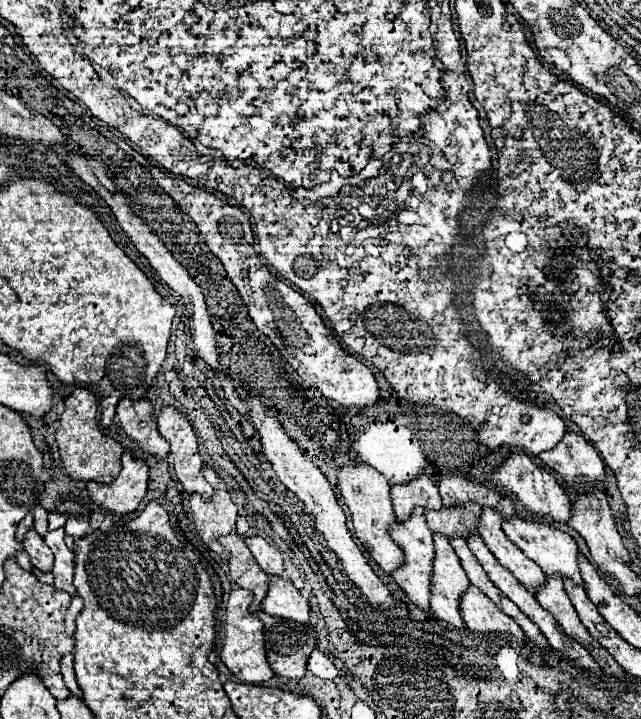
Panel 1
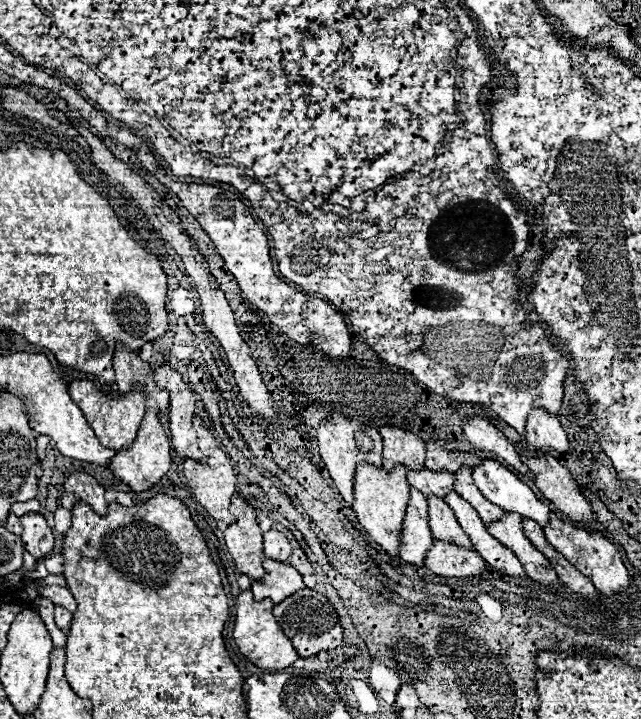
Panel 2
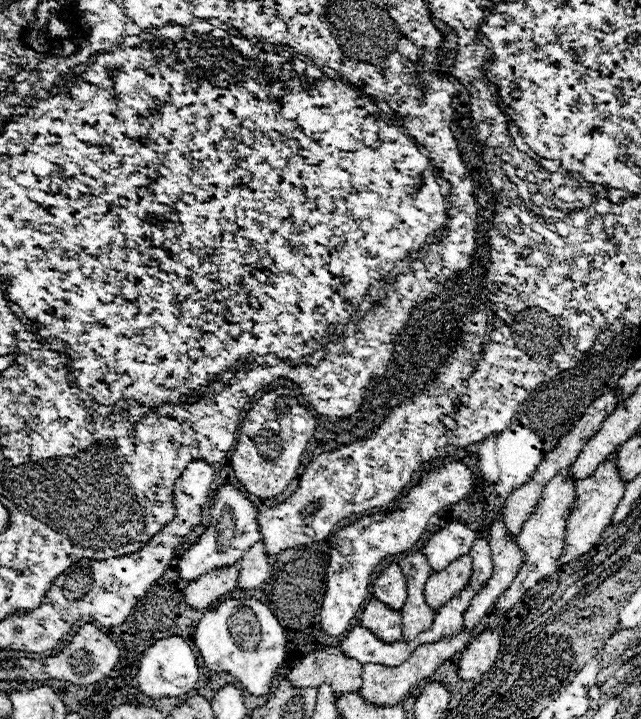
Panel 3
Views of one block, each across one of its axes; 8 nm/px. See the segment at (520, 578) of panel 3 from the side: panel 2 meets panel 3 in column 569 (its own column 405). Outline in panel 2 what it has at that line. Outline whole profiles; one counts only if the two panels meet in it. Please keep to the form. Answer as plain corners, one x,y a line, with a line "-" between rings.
360,464
354,474
354,504
352,510
356,518
366,528
366,532
386,550
388,556
398,556
402,522
406,516
406,506
410,500
410,484
406,482
406,468
394,468
394,472
372,468
370,464

